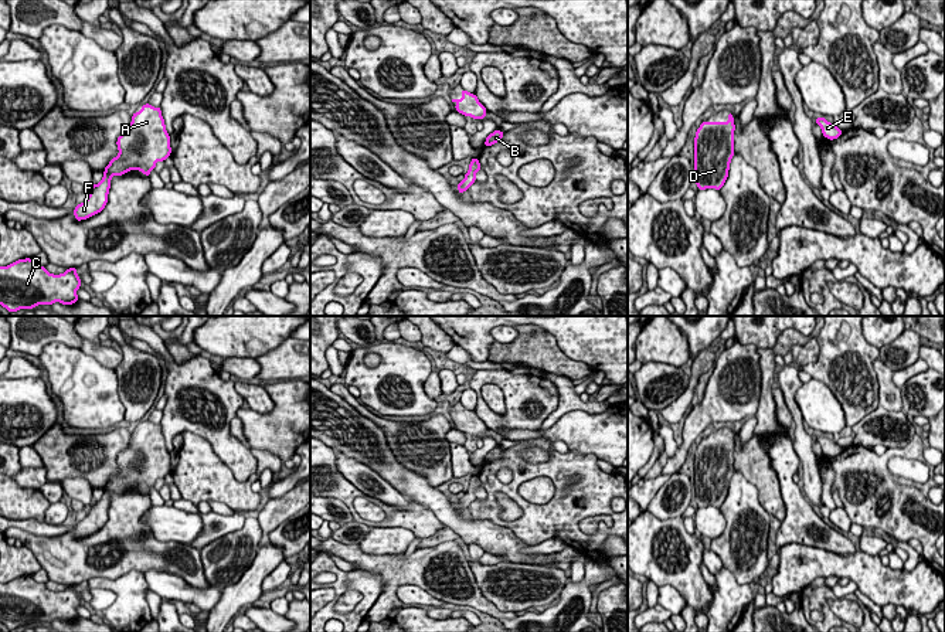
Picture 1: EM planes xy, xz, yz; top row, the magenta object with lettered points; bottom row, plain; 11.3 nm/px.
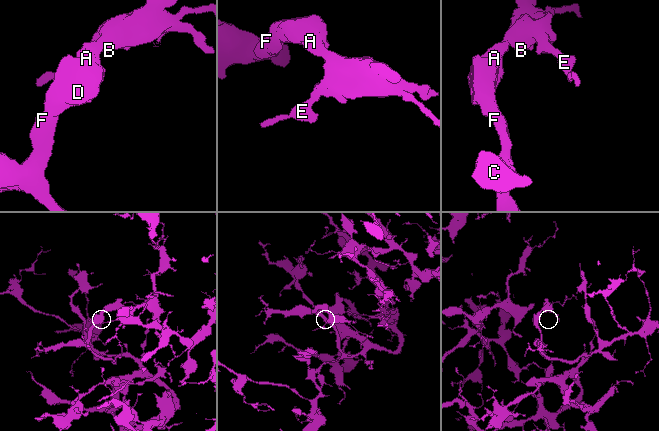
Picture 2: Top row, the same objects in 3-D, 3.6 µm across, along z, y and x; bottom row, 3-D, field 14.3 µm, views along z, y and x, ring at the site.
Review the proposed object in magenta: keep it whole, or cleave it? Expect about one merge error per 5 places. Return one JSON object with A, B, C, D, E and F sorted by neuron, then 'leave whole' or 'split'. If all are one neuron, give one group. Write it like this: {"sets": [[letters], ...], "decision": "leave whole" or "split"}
{"sets": [["A", "B", "C", "D", "E", "F"]], "decision": "leave whole"}

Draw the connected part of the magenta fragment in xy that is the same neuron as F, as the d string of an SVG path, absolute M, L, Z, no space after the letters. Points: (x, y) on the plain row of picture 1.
M142 422L142 427L132 432L129 446L118 455L116 462L119 470L105 485L102 497L92 502L84 520L75 523L77 538L94 534L105 526L113 493L139 487L150 495L156 480L164 479L171 472L170 452L166 448L160 424Z

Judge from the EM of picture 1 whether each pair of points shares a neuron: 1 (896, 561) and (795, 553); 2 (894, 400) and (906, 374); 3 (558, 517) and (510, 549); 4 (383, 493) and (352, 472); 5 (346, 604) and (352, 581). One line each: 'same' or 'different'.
1: different
2: different
3: different
4: same
5: different

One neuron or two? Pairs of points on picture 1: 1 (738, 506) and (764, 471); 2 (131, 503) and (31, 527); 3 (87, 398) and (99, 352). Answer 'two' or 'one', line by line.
1: two
2: two
3: two

